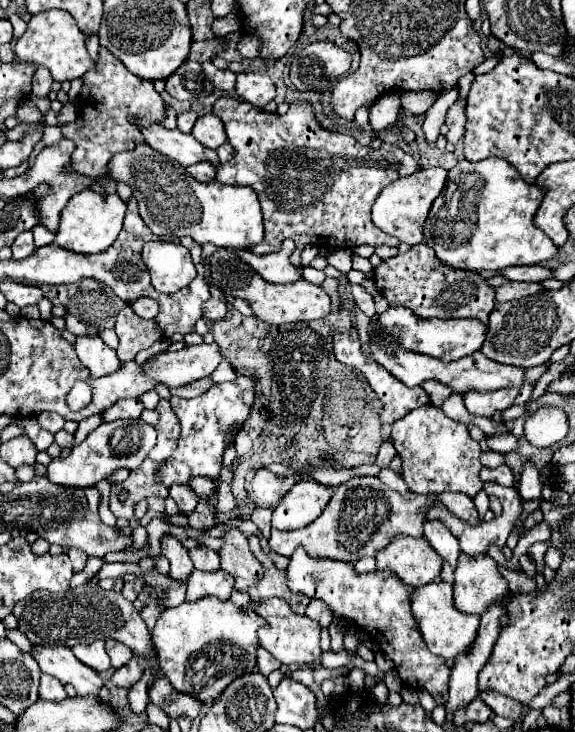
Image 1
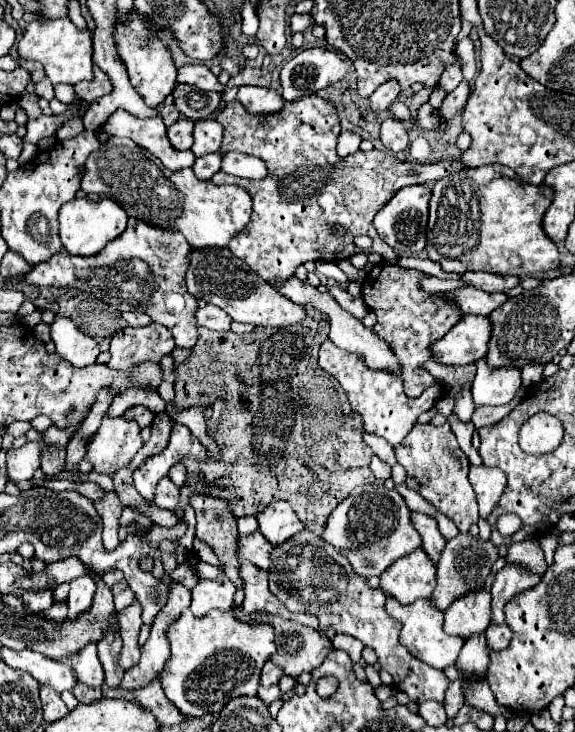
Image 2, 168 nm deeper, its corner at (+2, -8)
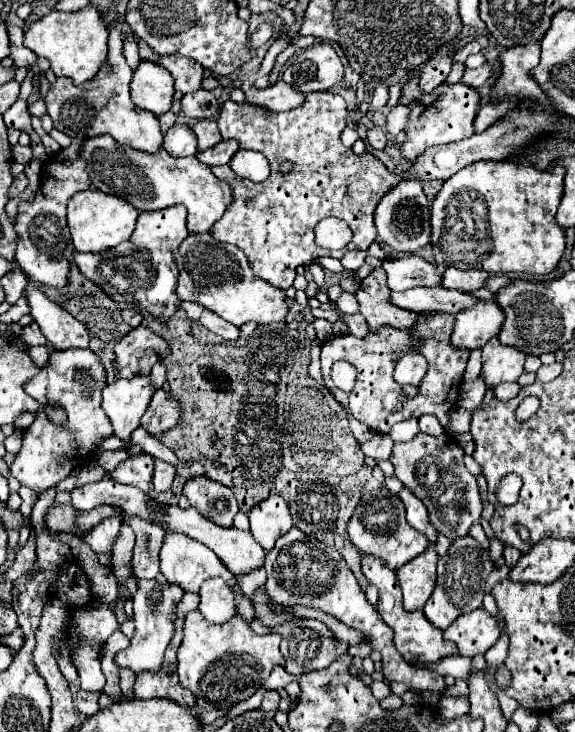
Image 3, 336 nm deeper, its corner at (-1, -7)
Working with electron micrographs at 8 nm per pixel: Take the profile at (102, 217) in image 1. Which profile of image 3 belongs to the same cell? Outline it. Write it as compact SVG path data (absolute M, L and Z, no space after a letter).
M99 190L77 192L67 204L67 224L75 250L79 252L101 252L117 246L119 242L125 242L133 234L137 216L139 212L129 202L111 194L103 194Z

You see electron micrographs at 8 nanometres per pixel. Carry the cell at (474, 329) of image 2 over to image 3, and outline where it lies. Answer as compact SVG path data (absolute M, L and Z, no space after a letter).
M479 302L455 316L451 344L463 350L483 348L501 330L503 312L495 302Z

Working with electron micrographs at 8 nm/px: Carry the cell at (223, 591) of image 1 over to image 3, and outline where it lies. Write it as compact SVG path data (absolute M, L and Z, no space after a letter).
M221 578L205 580L199 590L199 596L201 596L199 612L203 614L205 620L213 624L223 624L235 616L233 590Z

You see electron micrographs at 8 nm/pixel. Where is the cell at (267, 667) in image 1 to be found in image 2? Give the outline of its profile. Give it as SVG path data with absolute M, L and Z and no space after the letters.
M266 661L264 669L262 669L262 679L260 679L260 683L262 683L262 685L276 685L282 675L284 675L282 667L274 665L272 661Z

